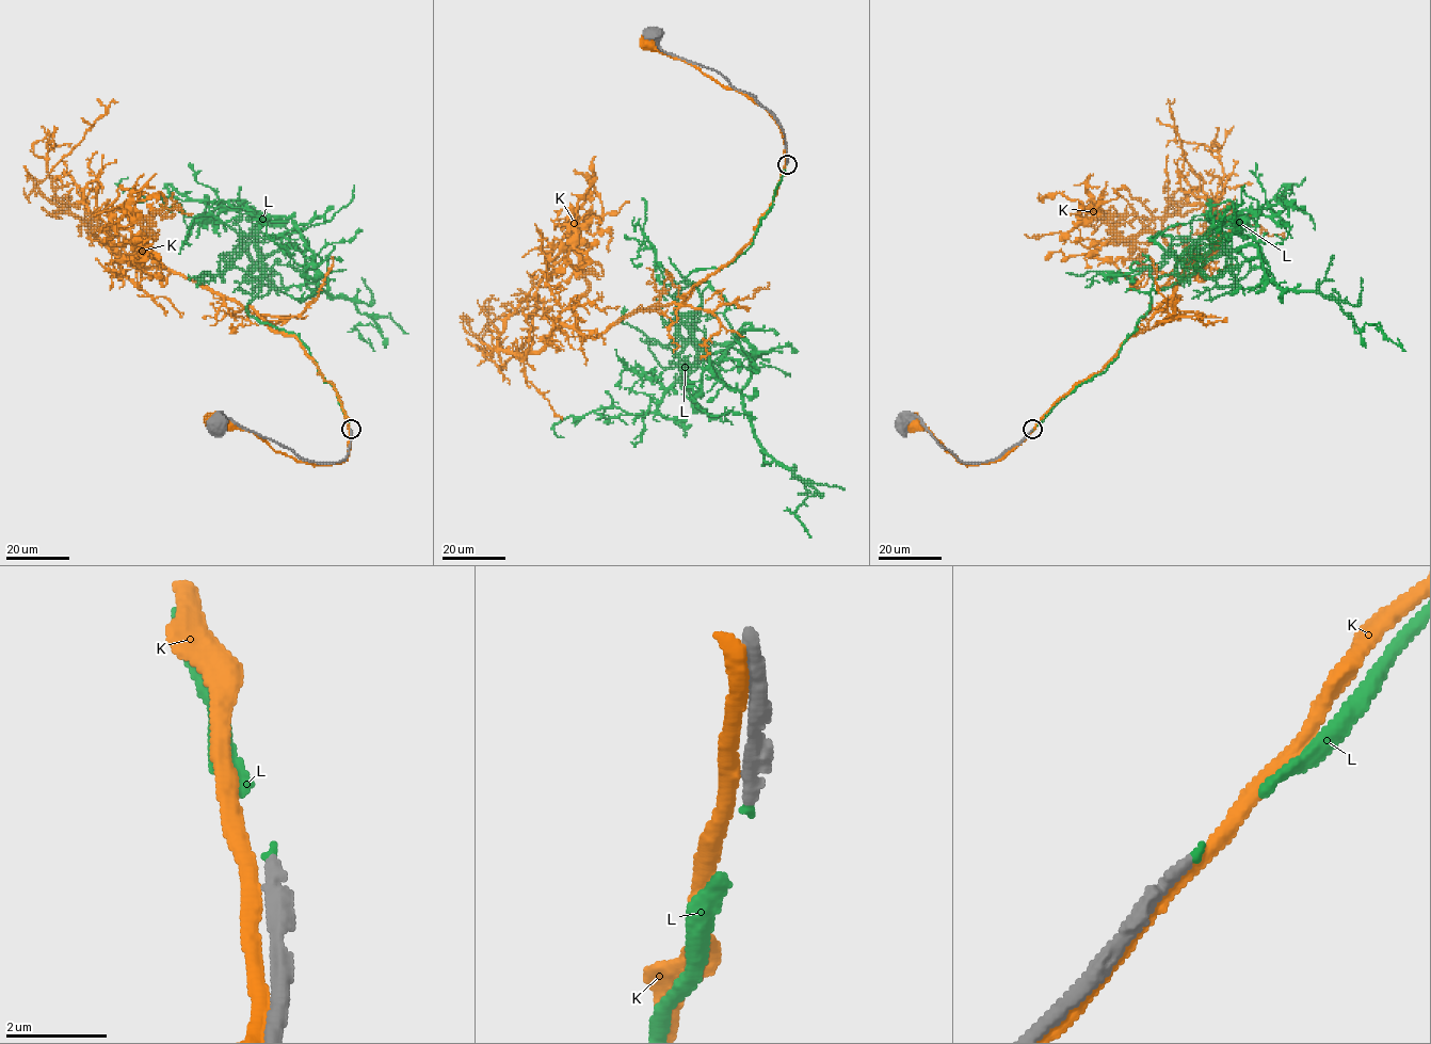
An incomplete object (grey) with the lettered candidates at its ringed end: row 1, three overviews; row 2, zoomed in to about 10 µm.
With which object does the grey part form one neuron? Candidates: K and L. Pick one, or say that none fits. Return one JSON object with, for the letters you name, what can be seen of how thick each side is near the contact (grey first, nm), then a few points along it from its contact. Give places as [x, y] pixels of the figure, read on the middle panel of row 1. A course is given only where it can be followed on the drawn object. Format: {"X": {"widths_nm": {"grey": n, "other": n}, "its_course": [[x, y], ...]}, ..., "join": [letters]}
{"L": {"widths_nm": {"grey": 280, "other": 110}, "its_course": [[787, 164], [753, 243], [682, 280], [700, 304], [681, 321], [757, 444], [815, 488], [791, 512], [810, 536]]}, "join": ["L"]}

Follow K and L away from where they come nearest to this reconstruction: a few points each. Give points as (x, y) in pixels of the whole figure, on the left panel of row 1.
K: (350, 432), (348, 456), (342, 462), (317, 465), (295, 461), (274, 450), (252, 432), (213, 429), (210, 424)
L: (351, 430), (245, 277), (292, 243), (374, 351)

